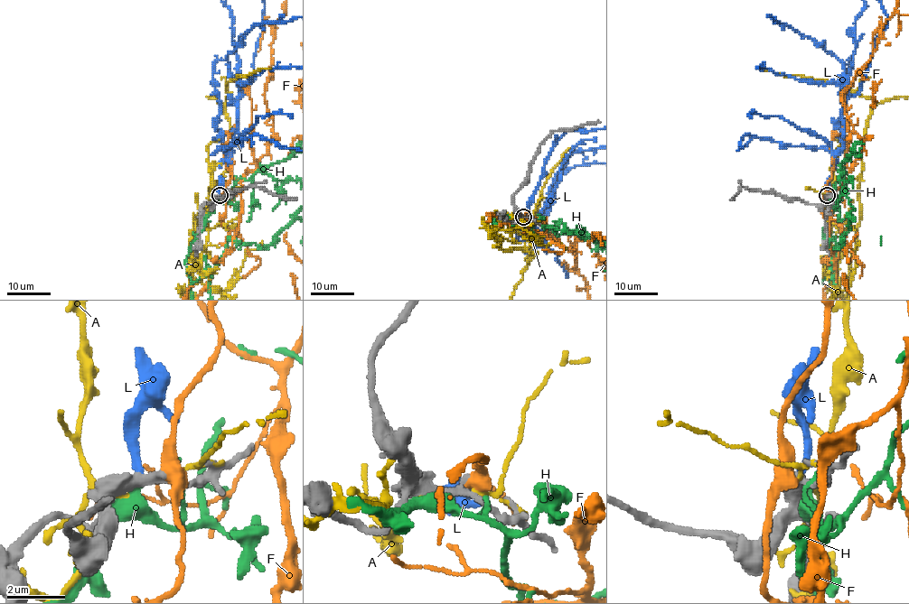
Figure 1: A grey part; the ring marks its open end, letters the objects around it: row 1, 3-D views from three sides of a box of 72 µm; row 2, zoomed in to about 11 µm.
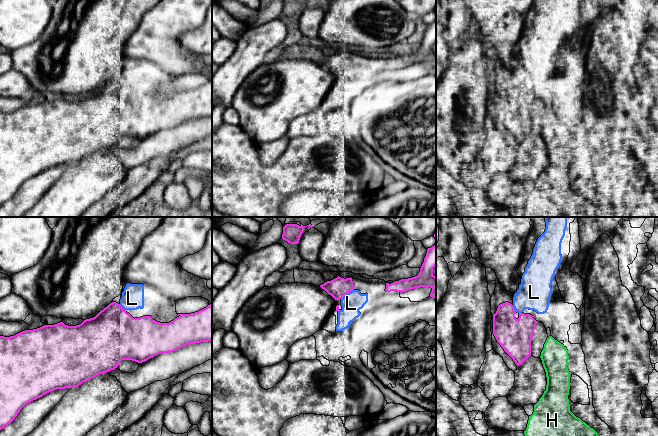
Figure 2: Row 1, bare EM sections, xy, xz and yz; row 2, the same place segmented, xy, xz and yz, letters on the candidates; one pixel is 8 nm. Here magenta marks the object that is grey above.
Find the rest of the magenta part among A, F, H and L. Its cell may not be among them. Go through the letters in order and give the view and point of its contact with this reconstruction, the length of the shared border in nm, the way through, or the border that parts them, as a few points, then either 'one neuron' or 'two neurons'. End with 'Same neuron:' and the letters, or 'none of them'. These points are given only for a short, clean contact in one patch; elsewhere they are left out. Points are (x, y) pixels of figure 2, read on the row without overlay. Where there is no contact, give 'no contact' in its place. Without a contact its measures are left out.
A: no contact; two neurons
F: no contact; two neurons
H: no contact; two neurons
L: contact xz (347, 69); length 130 nm; one neuron
Same neuron: L

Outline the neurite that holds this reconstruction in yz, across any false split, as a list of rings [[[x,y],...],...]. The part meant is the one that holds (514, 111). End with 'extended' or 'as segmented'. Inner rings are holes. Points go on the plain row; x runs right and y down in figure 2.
[[[546,0],[545,8],[538,14],[533,30],[525,43],[521,60],[513,73],[513,79],[500,80],[496,89],[493,90],[493,110],[517,142],[521,141],[531,131],[531,117],[535,102],[538,99],[532,91],[524,90],[523,87],[529,85],[538,90],[547,88],[552,69],[553,53],[562,36],[561,19],[566,4],[567,0]]]; extended

